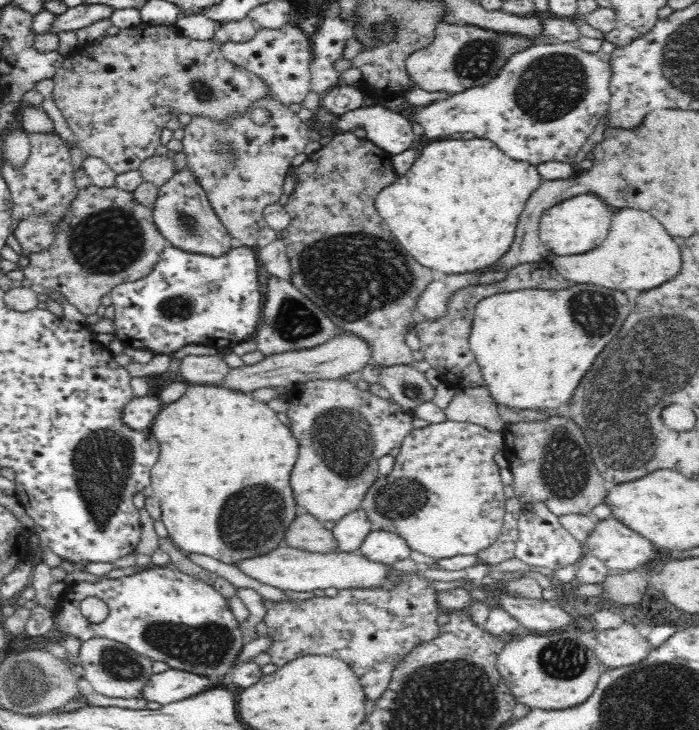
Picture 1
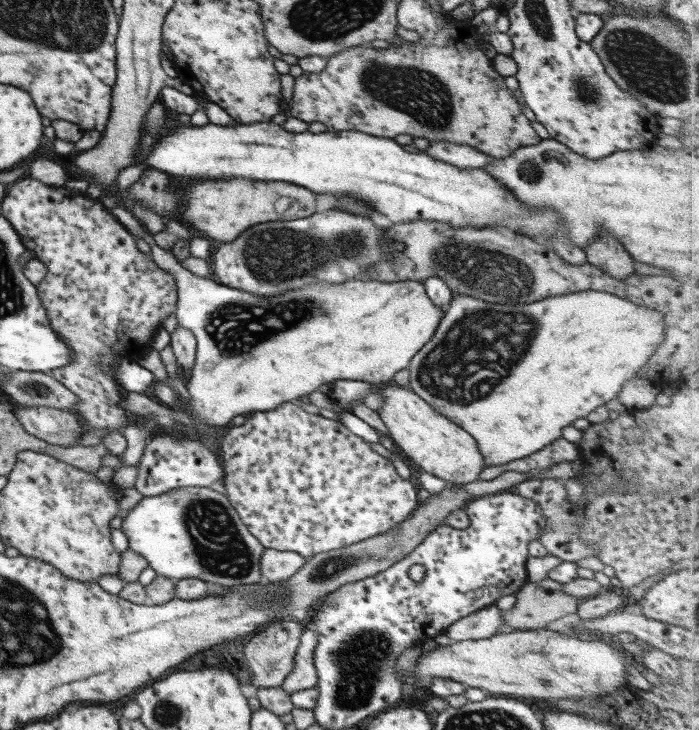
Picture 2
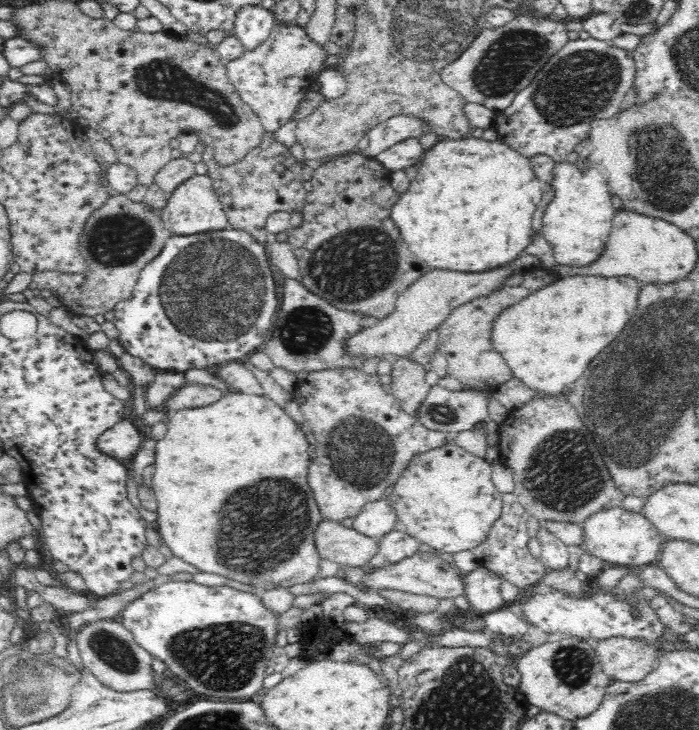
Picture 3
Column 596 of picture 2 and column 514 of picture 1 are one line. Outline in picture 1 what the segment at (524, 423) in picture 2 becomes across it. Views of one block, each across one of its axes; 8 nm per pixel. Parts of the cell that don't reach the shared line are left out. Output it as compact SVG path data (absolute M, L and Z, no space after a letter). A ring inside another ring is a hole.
M574 284L562 290L522 289L498 293L482 299L472 311L469 346L481 369L482 384L497 406L532 411L556 410L573 398L576 386L592 366L594 358L618 334L629 315L624 291L594 284Z

